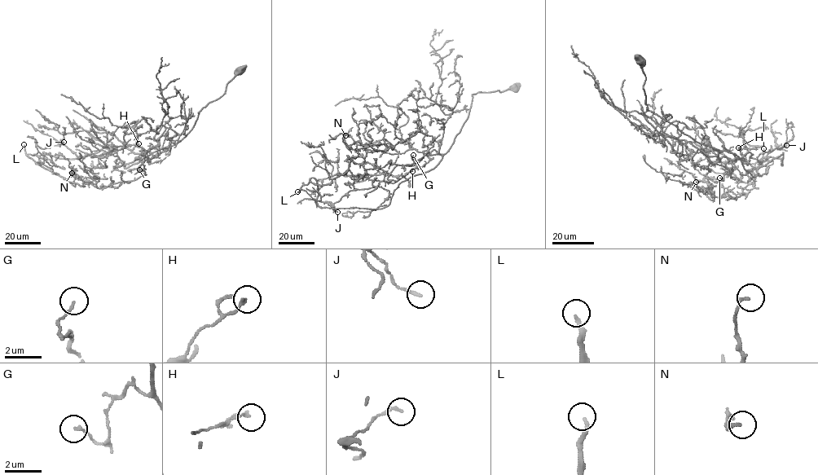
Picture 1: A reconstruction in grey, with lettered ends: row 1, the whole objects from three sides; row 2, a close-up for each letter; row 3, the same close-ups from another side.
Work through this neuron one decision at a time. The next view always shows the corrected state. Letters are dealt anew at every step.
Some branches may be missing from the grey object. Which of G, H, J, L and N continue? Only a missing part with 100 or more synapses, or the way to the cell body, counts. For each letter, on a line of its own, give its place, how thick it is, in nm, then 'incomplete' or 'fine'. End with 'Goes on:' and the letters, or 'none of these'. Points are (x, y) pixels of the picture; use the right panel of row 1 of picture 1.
G: at (719, 178); 130 nm thick; fine
H: at (738, 147); 160 nm thick; fine
J: at (786, 145); 170 nm thick; fine
L: at (763, 148); 180 nm thick; incomplete
N: at (696, 182); 150 nm thick; fine
Goes on: L

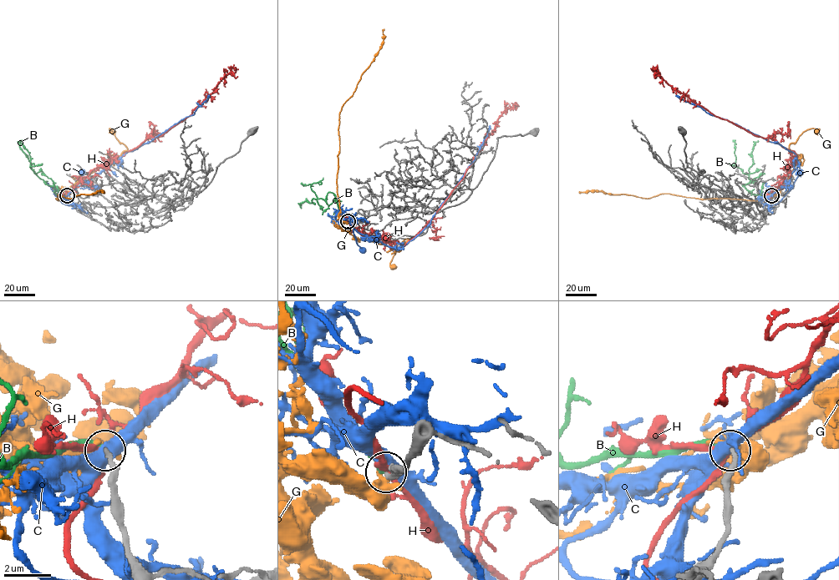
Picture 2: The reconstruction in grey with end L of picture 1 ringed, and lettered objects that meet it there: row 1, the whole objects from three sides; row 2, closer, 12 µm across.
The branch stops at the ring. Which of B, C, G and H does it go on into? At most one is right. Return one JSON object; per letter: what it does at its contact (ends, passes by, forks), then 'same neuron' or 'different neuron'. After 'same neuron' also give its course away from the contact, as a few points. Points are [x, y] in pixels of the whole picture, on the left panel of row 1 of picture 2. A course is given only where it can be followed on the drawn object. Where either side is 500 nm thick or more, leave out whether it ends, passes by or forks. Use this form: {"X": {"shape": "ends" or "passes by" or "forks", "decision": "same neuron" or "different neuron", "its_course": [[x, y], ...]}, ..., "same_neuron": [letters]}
{"B": {"shape": "ends", "decision": "same neuron", "its_course": [[66, 195], [56, 194], [54, 187], [34, 174], [29, 167], [31, 158], [22, 140]]}, "C": {"shape": "passes by", "decision": "different neuron"}, "G": {"shape": "passes by", "decision": "different neuron"}, "H": {"shape": "forks", "decision": "different neuron"}, "same_neuron": ["B"]}

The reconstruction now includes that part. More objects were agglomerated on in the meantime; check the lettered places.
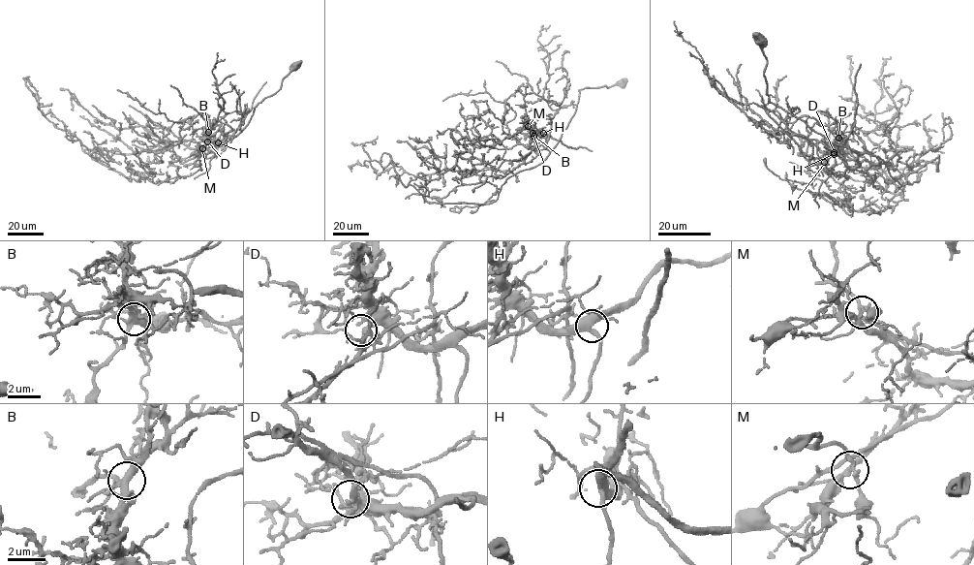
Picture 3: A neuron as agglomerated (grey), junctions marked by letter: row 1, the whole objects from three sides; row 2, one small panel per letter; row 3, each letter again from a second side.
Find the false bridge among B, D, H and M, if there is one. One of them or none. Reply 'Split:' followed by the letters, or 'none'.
Split: M

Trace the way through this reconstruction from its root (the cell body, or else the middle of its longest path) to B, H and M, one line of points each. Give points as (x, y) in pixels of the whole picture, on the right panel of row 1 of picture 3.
B: (938, 160), (901, 185), (880, 159), (866, 152), (850, 169), (836, 153), (838, 138)
H: (938, 160), (938, 155), (925, 163), (901, 185), (877, 157), (861, 153), (859, 165), (850, 169), (834, 154)
M: (938, 160), (938, 155), (911, 172), (903, 185), (880, 159), (866, 152), (851, 169), (836, 151), (824, 163)

